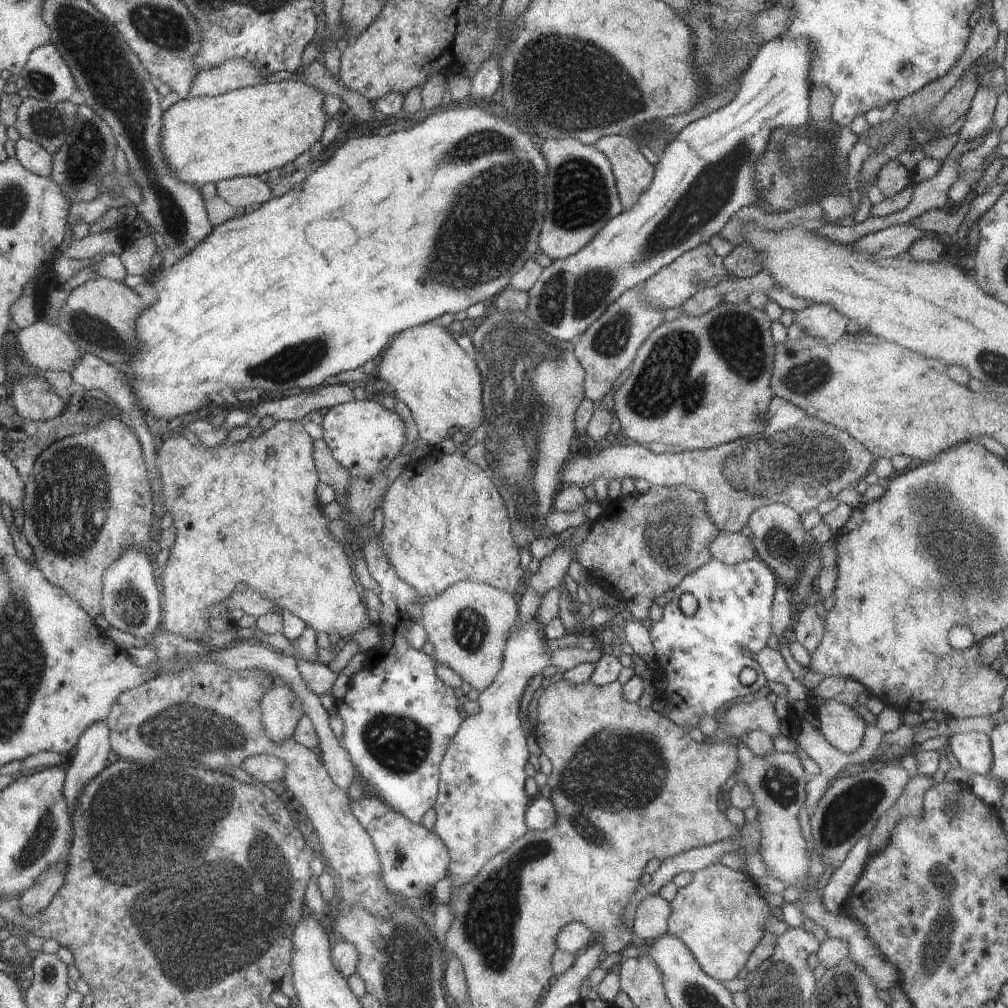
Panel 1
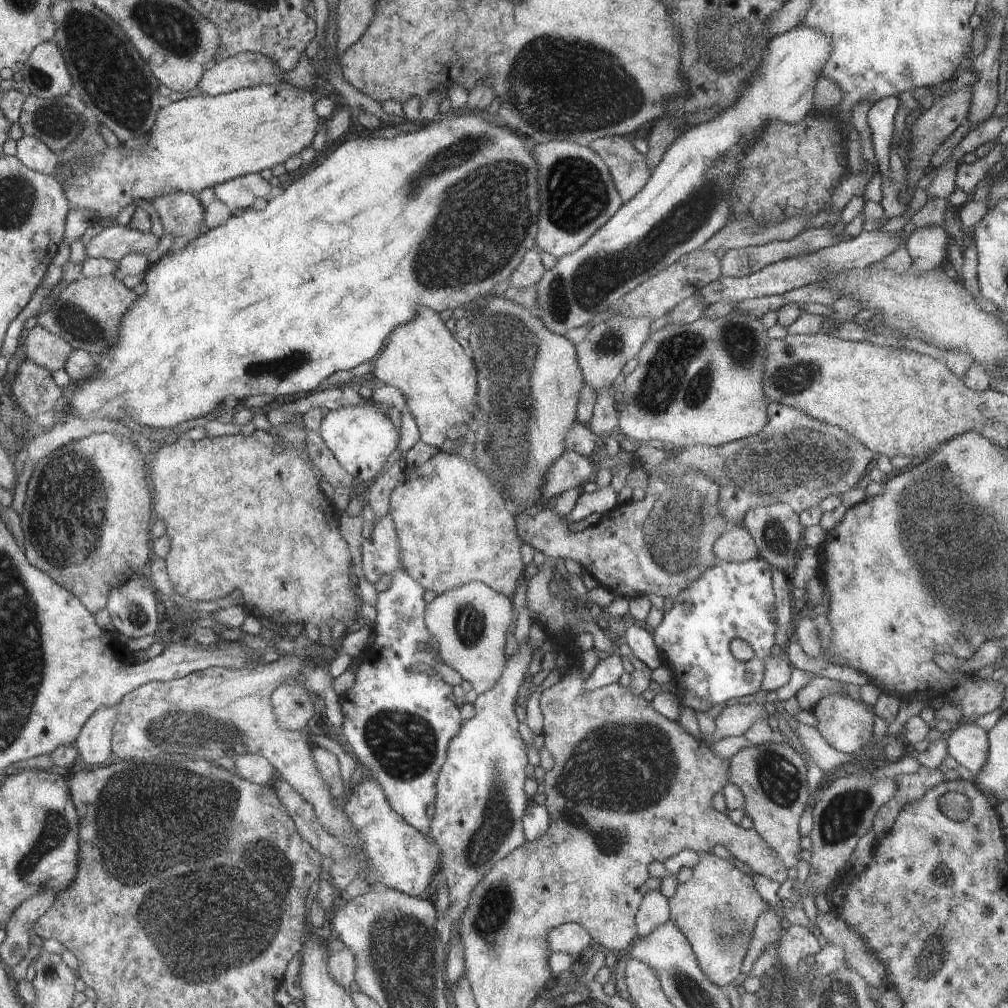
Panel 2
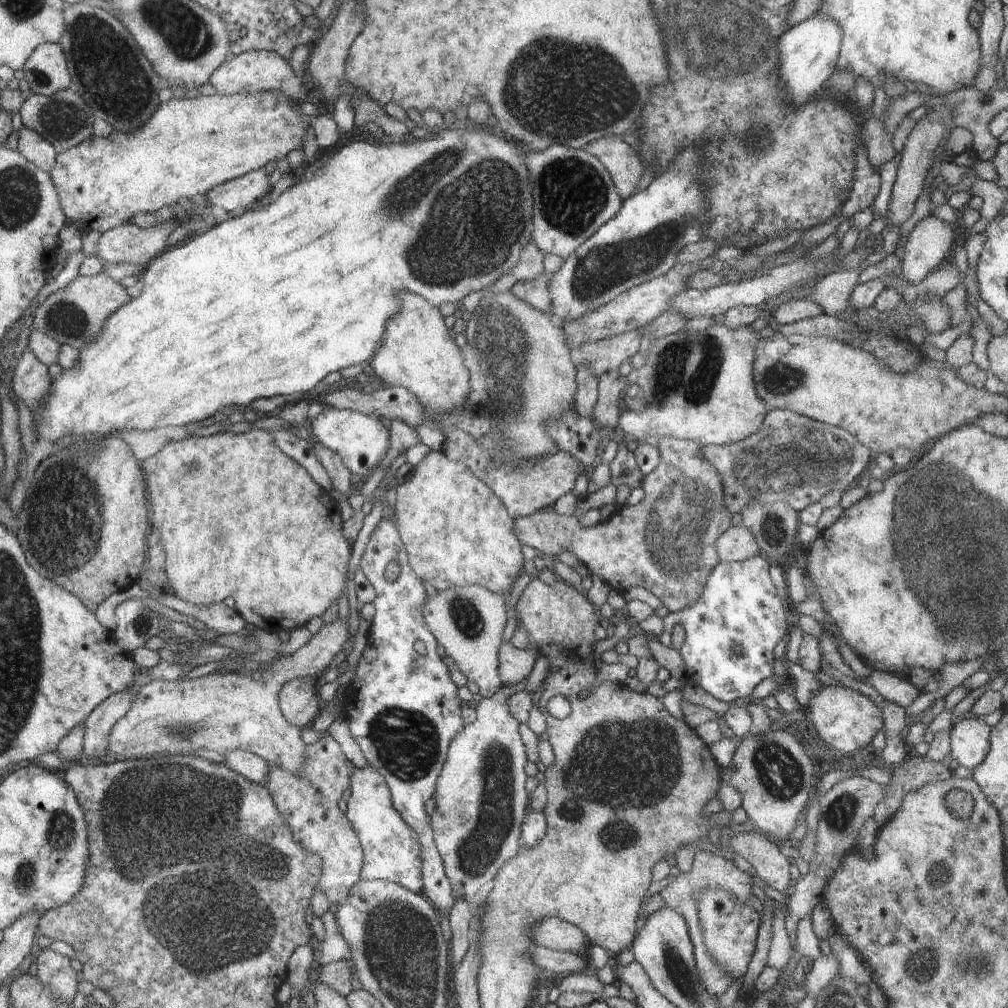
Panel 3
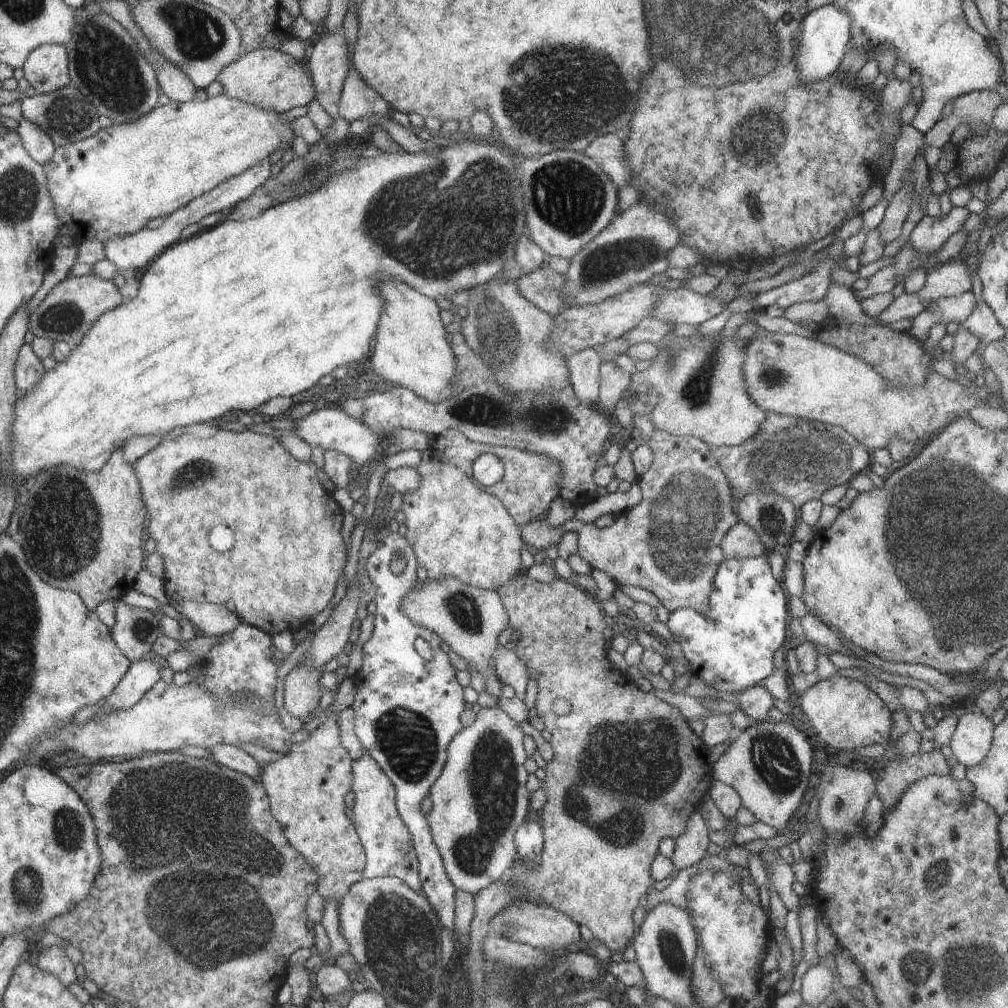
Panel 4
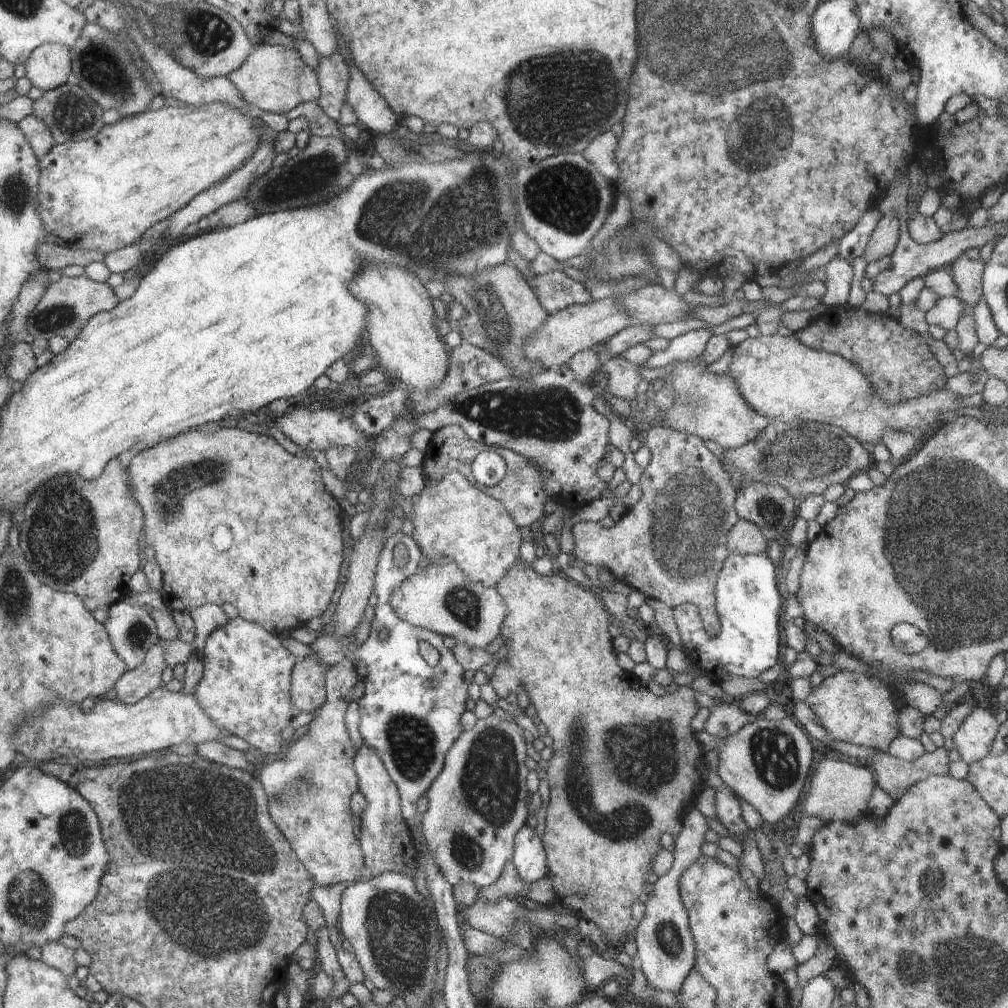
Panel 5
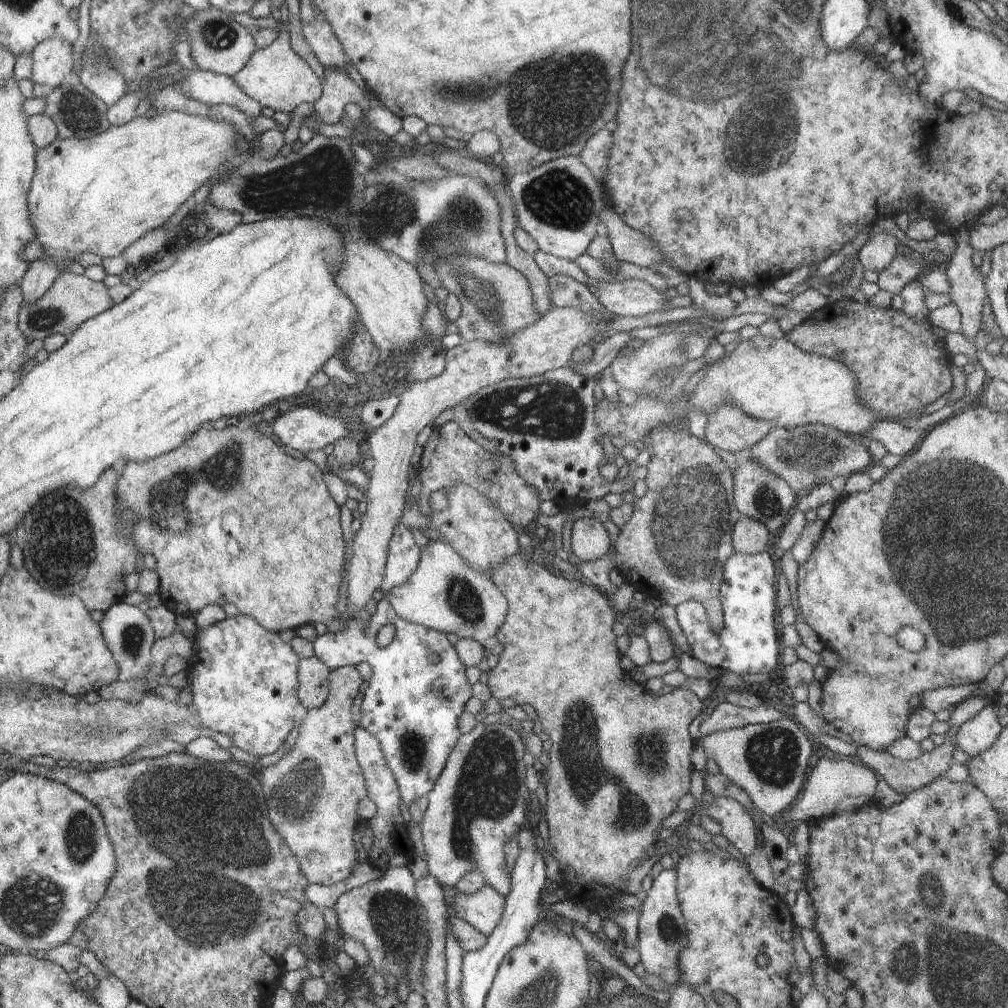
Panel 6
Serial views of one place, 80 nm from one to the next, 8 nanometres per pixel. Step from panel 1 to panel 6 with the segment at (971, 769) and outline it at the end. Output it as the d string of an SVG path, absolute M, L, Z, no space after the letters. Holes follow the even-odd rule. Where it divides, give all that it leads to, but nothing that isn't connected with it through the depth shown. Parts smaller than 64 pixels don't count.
M992 700L990 706L984 707L974 718L959 726L955 743L966 752L969 759L988 750L998 740L1003 729L998 721L1000 711Z

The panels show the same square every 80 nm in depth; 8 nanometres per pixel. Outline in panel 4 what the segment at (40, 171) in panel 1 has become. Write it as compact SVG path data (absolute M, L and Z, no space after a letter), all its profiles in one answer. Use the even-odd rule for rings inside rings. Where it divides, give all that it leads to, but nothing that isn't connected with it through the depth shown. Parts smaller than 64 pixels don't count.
M23 117L18 124L17 133L25 146L25 151L42 166L49 162L57 147L45 132Z

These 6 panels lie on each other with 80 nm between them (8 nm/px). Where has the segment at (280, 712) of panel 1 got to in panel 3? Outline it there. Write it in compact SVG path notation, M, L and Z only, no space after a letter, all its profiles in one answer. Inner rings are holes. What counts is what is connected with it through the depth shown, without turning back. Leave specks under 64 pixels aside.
M298 677L287 680L279 692L279 709L285 719L298 728L310 726L323 704L319 697L318 677Z

